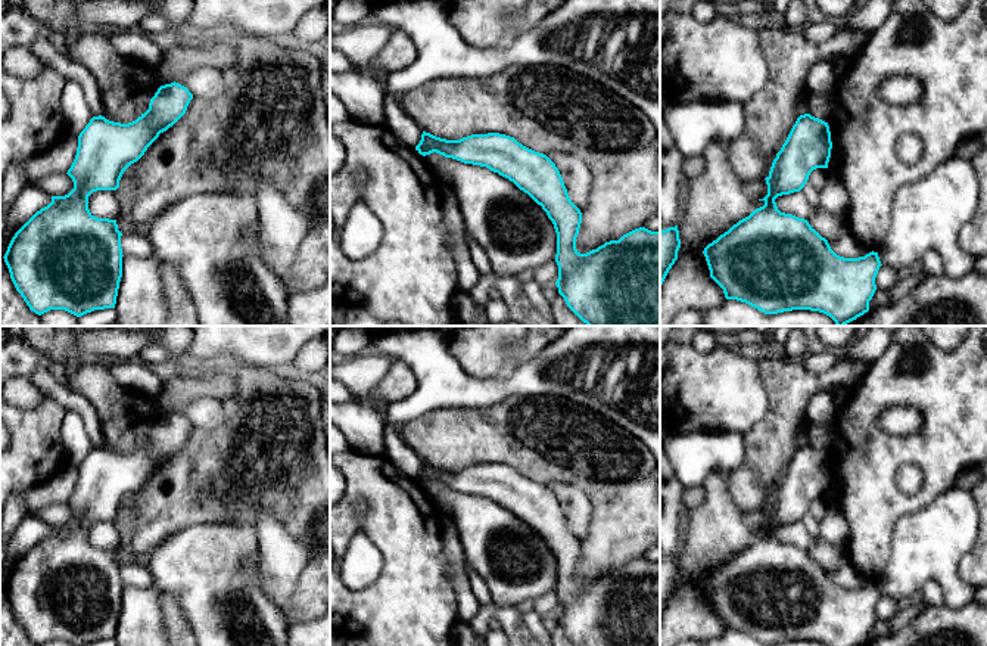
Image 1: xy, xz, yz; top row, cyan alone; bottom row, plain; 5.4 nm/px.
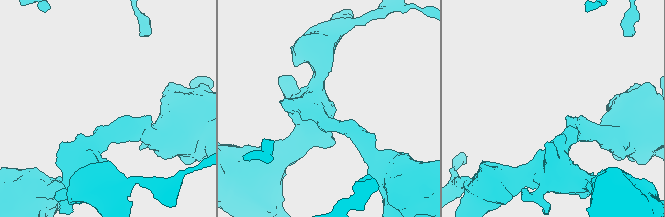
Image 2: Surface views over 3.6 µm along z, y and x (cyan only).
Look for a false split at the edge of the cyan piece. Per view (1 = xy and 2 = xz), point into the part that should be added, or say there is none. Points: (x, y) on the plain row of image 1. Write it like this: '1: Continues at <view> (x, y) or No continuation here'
1: No continuation here
2: No continuation here

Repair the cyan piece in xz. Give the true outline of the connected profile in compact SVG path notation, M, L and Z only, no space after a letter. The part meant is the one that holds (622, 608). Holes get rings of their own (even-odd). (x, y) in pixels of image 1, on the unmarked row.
M423 462L415 481L423 487L436 482L464 494L486 497L513 512L542 537L557 563L558 609L555 615L576 646L660 646L660 562L639 558L623 565L619 571L605 572L597 580L580 584L576 580L576 568L582 543L570 531L558 499L547 485L499 463L446 470Z

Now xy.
M174 411L158 419L149 440L136 451L121 454L99 445L80 463L75 490L66 503L74 519L65 527L52 527L52 532L15 563L3 587L16 621L31 642L41 646L65 640L84 646L115 639L122 608L122 563L116 550L97 549L90 543L88 527L97 521L116 521L124 501L186 444L192 429L189 419Z

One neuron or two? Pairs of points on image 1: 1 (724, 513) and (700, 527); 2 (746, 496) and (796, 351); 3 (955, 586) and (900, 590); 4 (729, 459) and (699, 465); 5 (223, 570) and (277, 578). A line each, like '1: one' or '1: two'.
1: one
2: two
3: one
4: one
5: two

